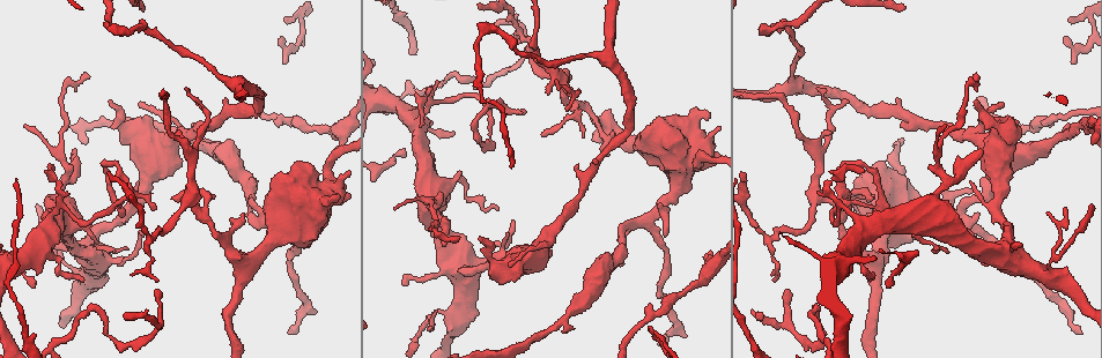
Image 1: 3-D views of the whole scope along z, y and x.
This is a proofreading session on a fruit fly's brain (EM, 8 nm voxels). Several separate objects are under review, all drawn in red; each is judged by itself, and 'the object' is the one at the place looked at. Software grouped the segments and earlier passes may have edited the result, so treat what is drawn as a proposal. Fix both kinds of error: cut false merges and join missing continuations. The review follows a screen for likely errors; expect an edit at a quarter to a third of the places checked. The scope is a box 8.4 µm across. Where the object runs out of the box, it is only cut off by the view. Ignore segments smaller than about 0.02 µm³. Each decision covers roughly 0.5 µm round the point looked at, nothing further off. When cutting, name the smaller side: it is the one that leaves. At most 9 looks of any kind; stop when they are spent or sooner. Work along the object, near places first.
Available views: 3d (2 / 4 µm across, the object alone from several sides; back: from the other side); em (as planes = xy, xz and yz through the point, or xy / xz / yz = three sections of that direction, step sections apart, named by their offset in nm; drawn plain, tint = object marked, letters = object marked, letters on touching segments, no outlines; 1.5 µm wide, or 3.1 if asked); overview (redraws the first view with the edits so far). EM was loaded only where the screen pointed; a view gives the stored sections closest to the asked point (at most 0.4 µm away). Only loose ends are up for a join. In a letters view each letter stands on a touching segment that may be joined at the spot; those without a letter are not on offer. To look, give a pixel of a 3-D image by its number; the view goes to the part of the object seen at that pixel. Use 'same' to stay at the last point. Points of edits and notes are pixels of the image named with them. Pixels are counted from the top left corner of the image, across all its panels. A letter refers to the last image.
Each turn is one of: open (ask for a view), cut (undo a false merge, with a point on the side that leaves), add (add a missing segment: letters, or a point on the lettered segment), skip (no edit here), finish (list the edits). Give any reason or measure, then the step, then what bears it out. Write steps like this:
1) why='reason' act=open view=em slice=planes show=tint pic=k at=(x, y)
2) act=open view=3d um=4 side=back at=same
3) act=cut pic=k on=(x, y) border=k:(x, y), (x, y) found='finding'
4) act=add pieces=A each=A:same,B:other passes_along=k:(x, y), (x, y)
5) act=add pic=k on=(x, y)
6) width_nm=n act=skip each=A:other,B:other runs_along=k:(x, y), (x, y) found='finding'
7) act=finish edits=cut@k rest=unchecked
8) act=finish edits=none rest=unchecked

why='branch stops here' act=open view=3d um=2 side=back pic=1 at=(971, 192)

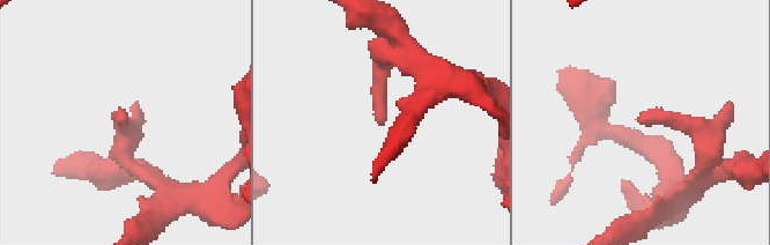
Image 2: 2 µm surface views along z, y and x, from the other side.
act=open view=em slice=planes show=plain pic=2 at=(126, 122)

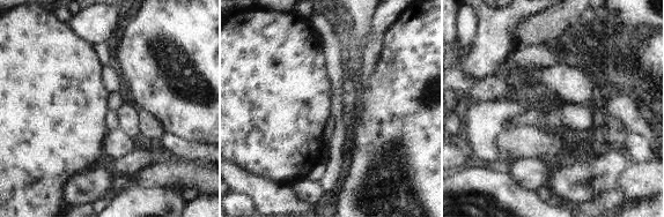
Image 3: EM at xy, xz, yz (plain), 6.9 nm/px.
why='what lies round it' act=open view=em slice=planes show=letters at=same

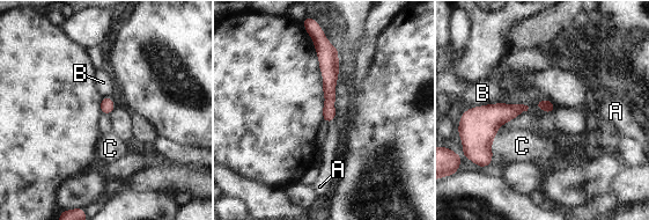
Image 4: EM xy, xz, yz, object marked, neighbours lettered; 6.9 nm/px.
act=add pic=4 on=(329, 146) each=A:same,B:other,C:other found='it goes on there'

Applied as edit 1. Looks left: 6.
why='tapers out' act=open view=3d um=2 side=back pic=1 at=(237, 222)

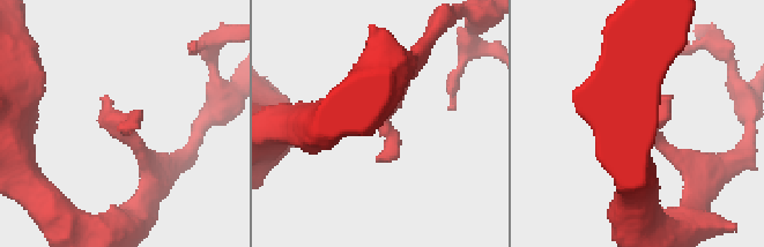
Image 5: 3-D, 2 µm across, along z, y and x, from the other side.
act=open view=em slice=yz step=4 show=letters pic=5 at=(121, 121)

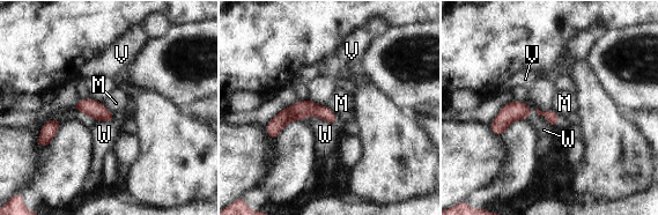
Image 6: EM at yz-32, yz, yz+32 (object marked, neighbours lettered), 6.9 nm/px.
act=skip each=M:other,V:other,W:other border=6:(102, 103), (113, 115) found='no lettered segment goes on from it'

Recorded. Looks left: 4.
why='an open end' act=open view=3d um=4 pic=1 at=(339, 194)

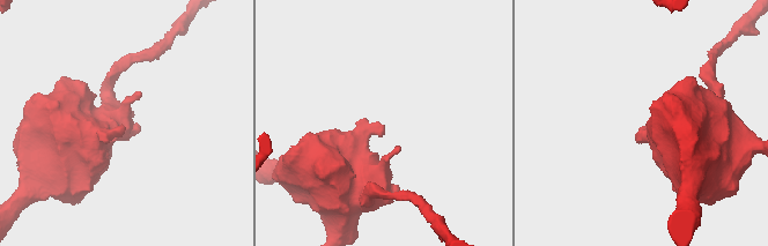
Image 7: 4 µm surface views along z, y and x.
why='shape alone is not enough' act=open view=em slice=xy step=4 show=tint pic=7 at=(124, 128)

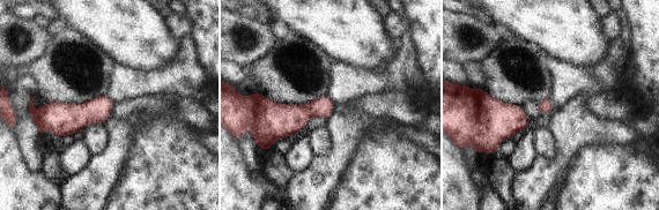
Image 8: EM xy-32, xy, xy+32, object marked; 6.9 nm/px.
act=open view=em slice=planes show=letters at=same

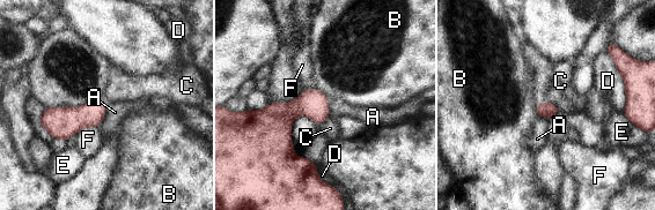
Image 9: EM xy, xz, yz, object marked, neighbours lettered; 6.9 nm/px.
act=skip each=A:other,B:other,C:other,D:other,E:other,F:other border=9:(108, 104), (104, 118), (97, 126) found='none of them fits'

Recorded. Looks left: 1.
why='tapers out' act=open view=em slice=planes show=letters pic=1 at=(90, 76)

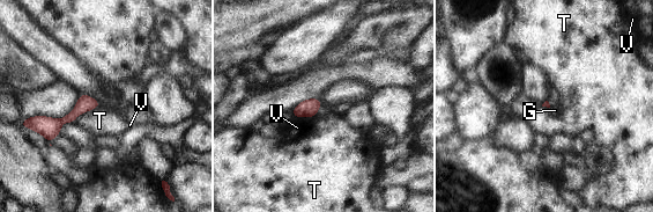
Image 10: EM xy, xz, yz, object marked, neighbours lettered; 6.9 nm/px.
act=skip each=G:other,T:other,V:other runs_along=10:(96, 103), (58, 123), (35, 121) found='no lettered segment goes on from it'

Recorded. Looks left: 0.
act=finish edits=add@4 rest=unchecked

